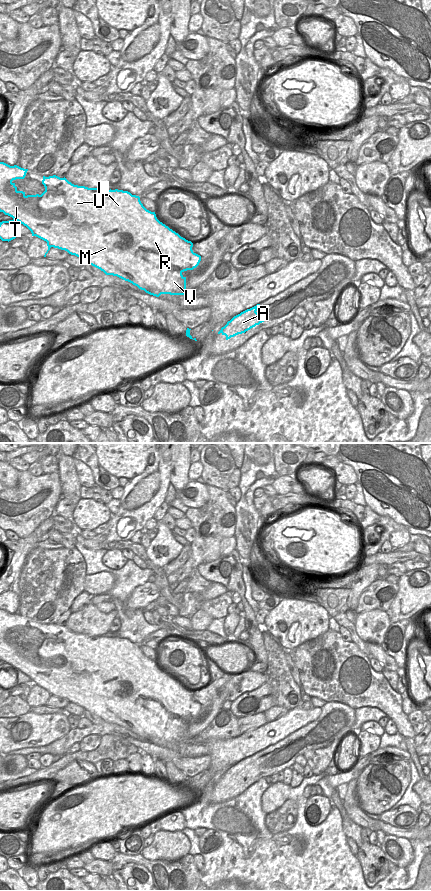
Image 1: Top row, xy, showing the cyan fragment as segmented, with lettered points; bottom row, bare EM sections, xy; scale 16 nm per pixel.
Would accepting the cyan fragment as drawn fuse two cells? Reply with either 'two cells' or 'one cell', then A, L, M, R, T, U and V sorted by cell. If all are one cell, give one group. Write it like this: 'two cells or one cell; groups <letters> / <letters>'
two cells; groups A L M T U V / R

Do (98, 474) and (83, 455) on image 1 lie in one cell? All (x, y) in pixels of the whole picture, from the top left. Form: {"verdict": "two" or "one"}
{"verdict": "one"}

